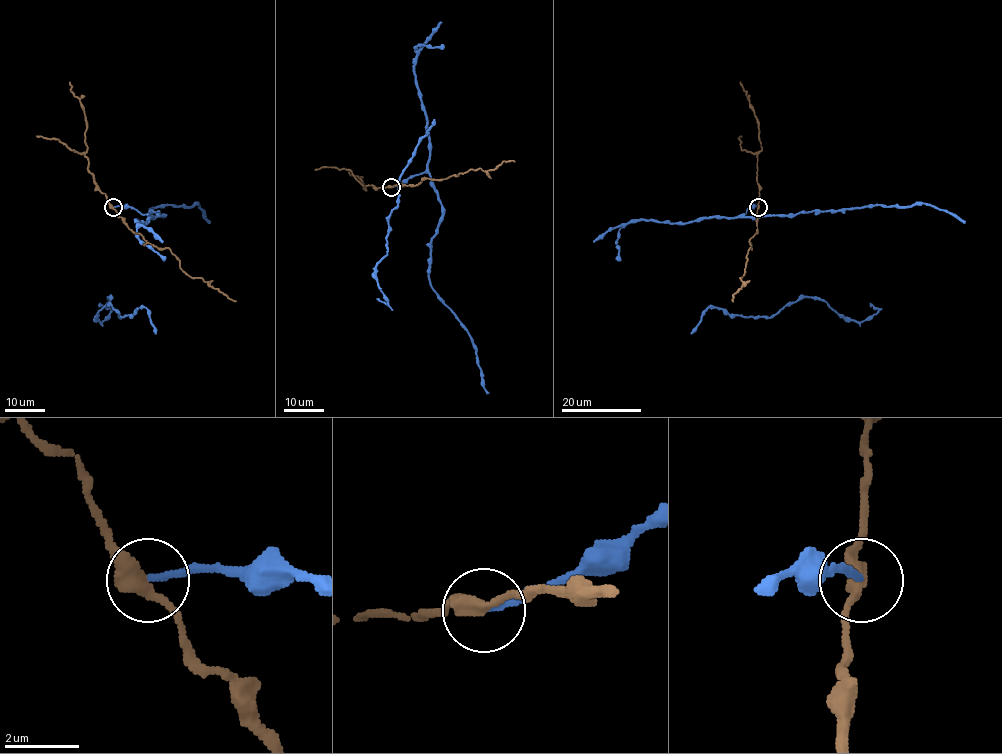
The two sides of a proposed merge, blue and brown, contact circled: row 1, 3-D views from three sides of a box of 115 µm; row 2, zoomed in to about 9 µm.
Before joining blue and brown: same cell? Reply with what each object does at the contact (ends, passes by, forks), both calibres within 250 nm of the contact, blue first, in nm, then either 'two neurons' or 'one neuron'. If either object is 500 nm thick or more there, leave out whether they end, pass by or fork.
blue ends | brown passes by | 170/400 nm | two neurons

